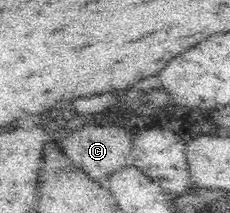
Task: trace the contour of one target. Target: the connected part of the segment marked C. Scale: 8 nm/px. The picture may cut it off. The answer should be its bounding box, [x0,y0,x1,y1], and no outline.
[62,124,132,185]

